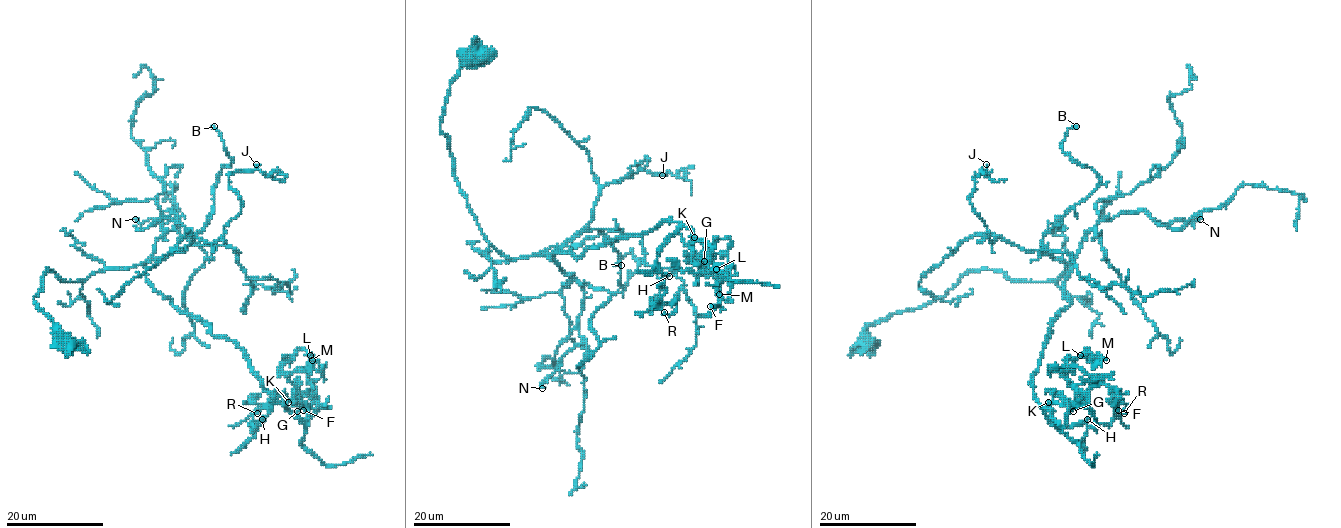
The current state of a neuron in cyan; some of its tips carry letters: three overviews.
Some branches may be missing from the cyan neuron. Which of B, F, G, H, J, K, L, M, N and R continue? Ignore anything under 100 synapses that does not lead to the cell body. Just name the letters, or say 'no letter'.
no letter

